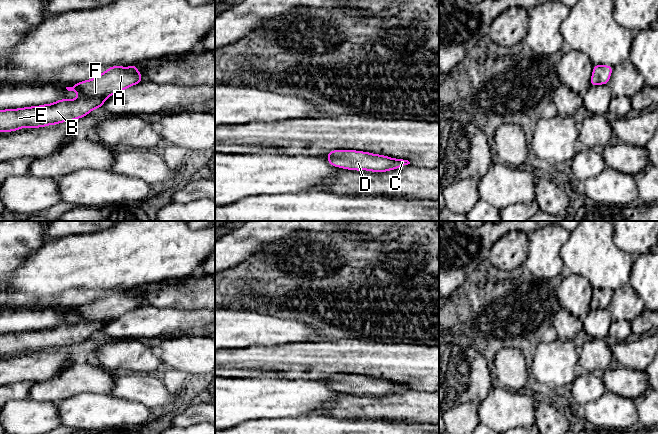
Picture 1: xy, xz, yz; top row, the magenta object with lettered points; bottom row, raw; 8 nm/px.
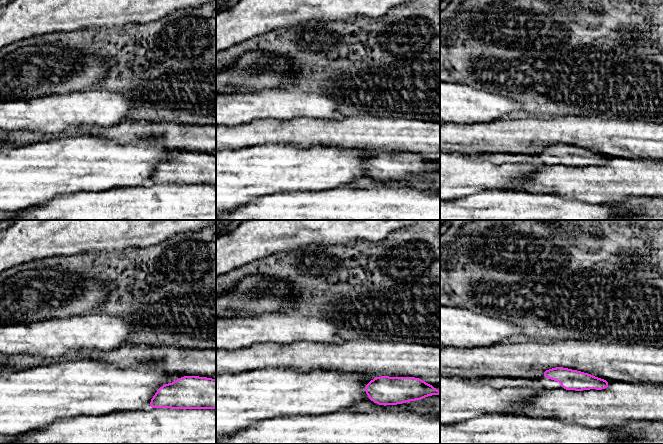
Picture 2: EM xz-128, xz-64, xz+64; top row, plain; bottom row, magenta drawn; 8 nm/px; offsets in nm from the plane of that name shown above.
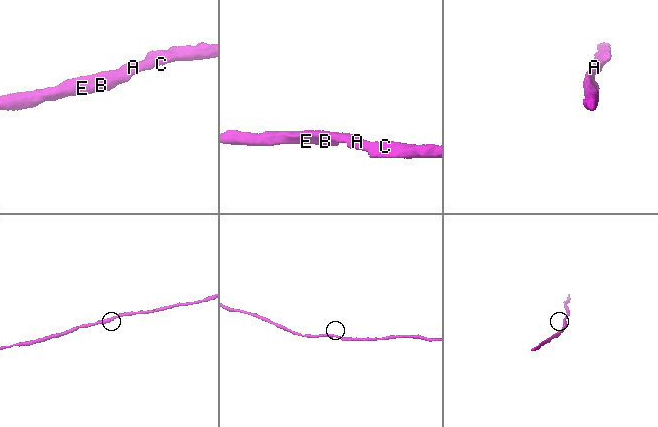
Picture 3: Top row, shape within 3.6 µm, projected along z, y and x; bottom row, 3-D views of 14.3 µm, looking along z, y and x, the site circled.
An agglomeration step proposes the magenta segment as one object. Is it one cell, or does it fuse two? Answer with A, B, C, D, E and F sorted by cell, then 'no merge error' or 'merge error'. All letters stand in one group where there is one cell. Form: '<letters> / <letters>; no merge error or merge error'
A B C D E F; no merge error

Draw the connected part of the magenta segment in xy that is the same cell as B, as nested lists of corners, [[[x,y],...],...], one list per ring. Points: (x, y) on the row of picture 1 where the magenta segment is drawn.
[[[137,65],[111,66],[93,79],[66,87],[68,91],[79,94],[75,99],[60,99],[40,106],[0,110],[0,132],[13,132],[24,127],[40,128],[83,118],[92,110],[100,108],[109,96],[142,82],[142,75],[136,68]]]

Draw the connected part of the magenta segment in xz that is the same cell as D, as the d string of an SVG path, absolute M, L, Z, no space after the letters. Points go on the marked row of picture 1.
M332 150L327 156L330 165L356 171L386 172L410 164L405 159L356 150Z

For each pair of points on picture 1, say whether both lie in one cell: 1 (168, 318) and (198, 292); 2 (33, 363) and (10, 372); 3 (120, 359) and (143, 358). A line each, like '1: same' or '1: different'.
1: different
2: same
3: same

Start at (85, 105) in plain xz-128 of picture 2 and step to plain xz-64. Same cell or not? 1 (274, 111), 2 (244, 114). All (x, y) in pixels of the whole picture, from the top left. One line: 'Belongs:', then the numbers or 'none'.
Belongs: 1, 2

